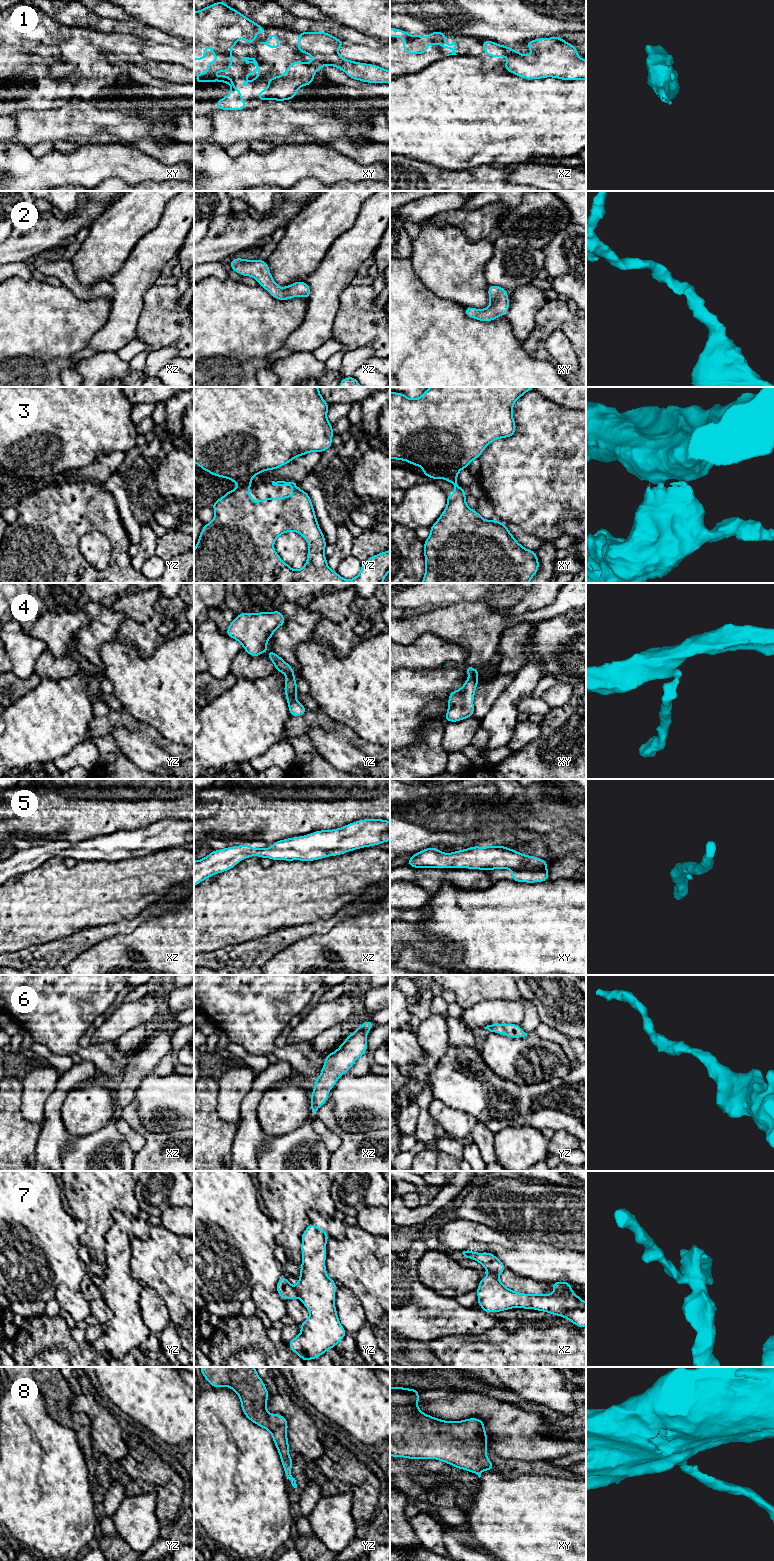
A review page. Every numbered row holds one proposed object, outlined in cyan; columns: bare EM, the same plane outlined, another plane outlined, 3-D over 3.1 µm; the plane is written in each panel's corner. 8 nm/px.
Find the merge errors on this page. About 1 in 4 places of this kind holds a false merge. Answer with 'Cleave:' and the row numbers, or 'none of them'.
Cleave: 3, 7

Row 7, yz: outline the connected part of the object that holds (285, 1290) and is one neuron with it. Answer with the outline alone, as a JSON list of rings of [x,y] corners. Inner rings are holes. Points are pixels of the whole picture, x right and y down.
[[[282,1275],[279,1278],[279,1281],[277,1283],[277,1291],[278,1295],[282,1298],[282,1299],[293,1299],[293,1298],[297,1298],[298,1294],[297,1291],[295,1289],[295,1287],[293,1287],[287,1280],[287,1278]]]

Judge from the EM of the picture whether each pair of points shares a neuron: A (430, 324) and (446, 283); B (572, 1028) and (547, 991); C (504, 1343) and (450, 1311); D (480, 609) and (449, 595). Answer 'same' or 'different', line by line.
A: different
B: same
C: different
D: different

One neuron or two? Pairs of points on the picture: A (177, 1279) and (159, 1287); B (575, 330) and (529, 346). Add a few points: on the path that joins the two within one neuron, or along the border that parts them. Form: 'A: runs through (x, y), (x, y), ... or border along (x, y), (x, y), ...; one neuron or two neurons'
A: runs through (173, 1283), (163, 1284); one neuron
B: runs through (564, 324), (551, 324), (540, 335); one neuron

